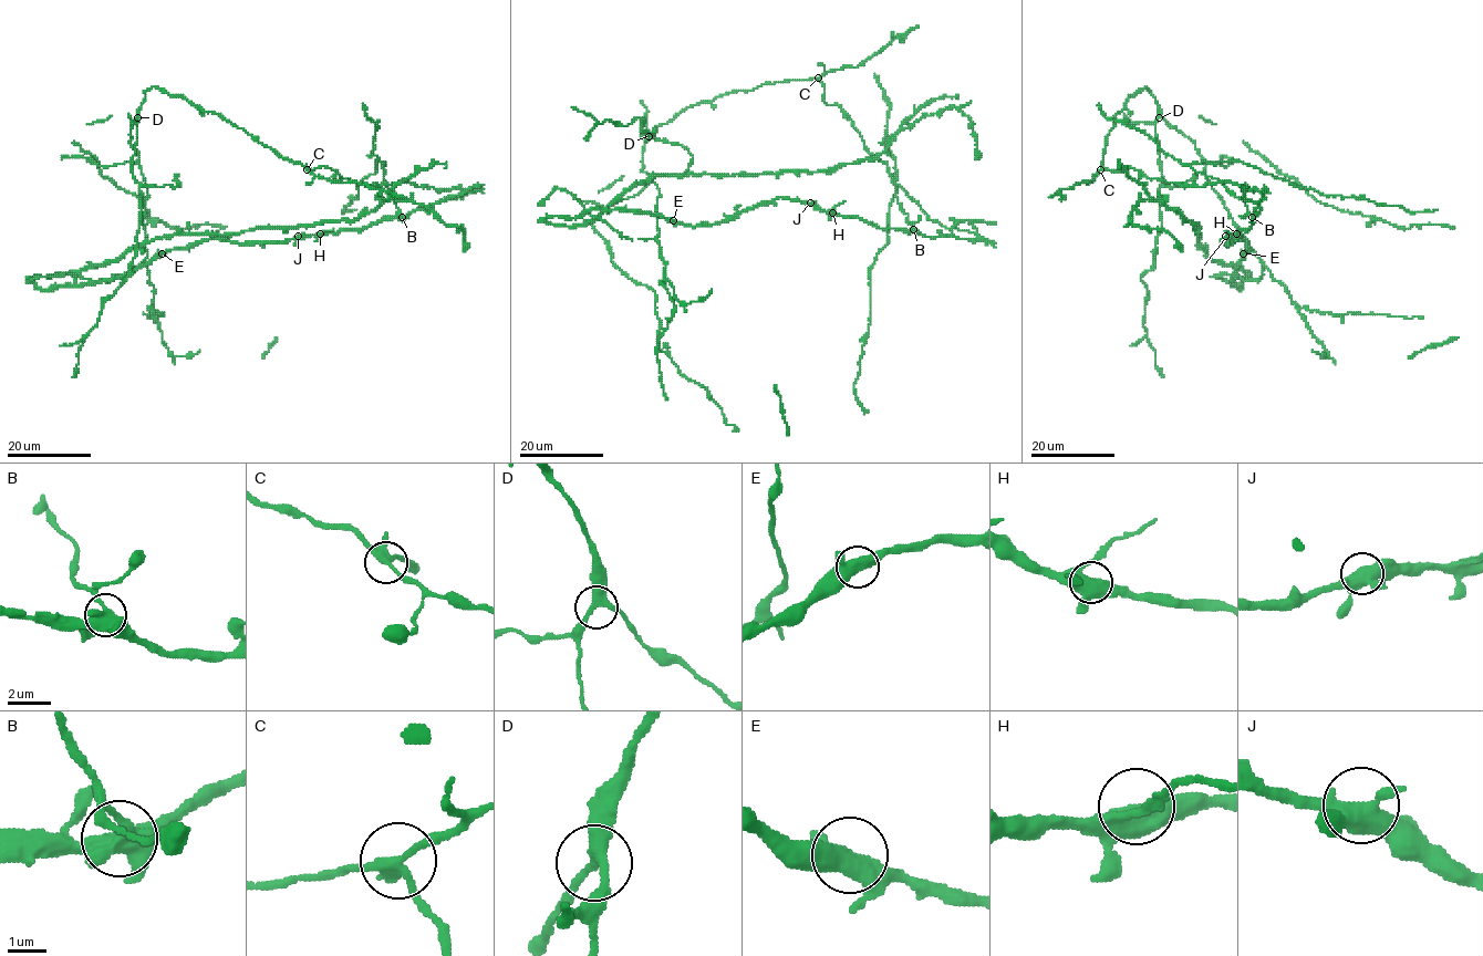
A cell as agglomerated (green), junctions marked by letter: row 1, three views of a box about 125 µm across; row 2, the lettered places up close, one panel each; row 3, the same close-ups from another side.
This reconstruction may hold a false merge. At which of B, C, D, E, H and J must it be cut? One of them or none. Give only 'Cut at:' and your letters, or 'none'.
Cut at: B

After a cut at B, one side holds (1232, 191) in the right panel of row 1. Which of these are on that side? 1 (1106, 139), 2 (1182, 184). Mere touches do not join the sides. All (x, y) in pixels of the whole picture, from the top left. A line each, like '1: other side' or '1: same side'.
1: other side
2: other side

